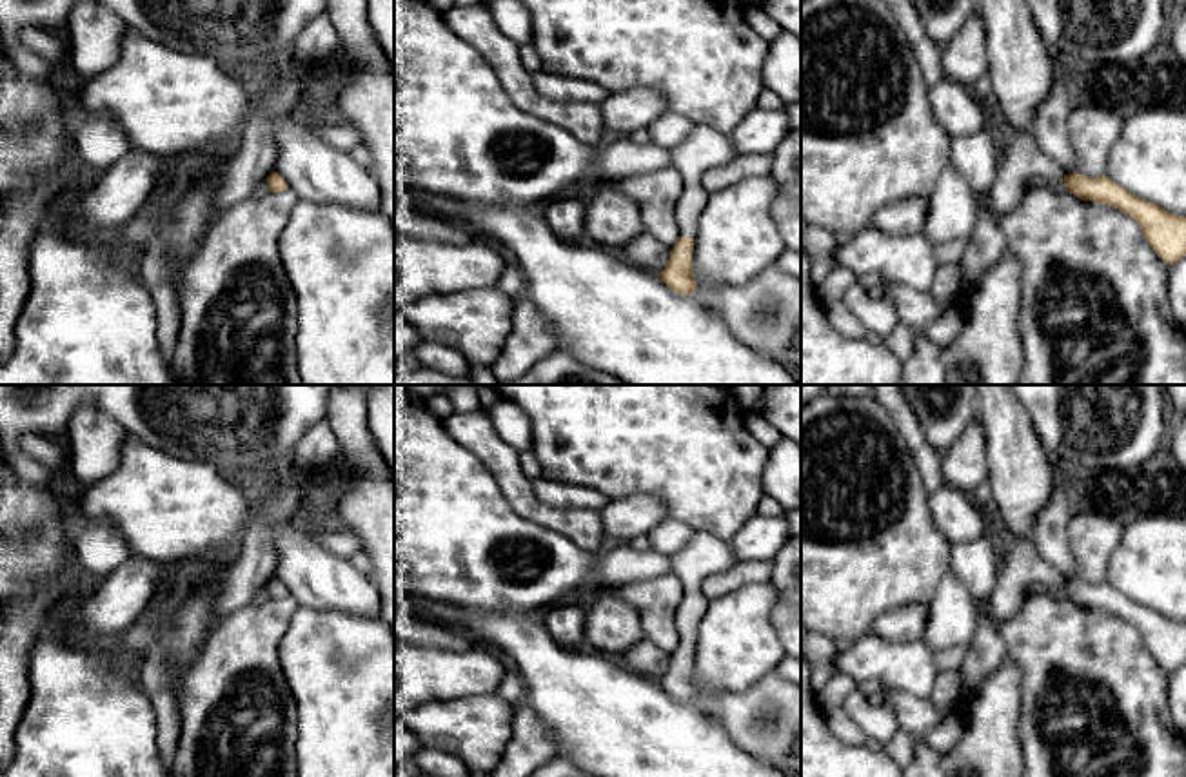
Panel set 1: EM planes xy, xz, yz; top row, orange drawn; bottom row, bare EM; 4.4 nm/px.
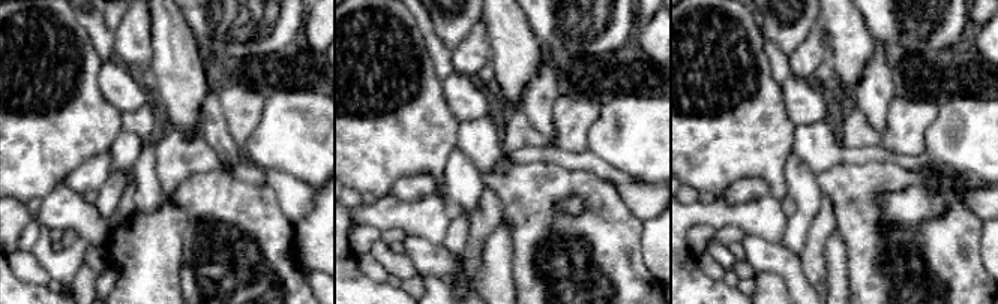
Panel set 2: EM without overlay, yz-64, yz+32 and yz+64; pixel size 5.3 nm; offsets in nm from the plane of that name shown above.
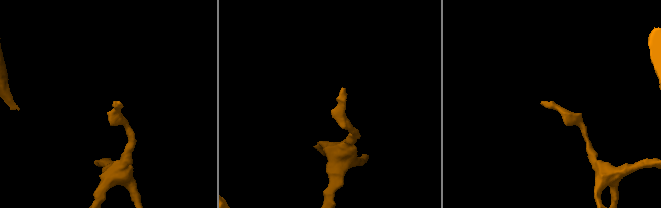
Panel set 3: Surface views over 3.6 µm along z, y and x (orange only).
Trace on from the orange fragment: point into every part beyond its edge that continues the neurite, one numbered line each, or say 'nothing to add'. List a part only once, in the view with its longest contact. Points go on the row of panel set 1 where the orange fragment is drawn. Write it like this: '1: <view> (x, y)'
nothing to add

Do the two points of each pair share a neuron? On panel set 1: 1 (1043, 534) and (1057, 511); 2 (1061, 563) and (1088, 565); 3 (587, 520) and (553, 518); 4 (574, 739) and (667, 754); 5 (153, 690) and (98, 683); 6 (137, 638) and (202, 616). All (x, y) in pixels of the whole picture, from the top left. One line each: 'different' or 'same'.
1: same
2: different
3: same
4: same
5: different
6: same

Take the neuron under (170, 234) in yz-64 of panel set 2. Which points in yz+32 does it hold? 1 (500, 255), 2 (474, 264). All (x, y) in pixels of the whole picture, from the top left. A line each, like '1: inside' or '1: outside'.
1: inside
2: outside

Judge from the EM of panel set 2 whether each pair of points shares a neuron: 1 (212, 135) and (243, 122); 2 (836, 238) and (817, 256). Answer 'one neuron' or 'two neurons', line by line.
1: two neurons
2: two neurons

